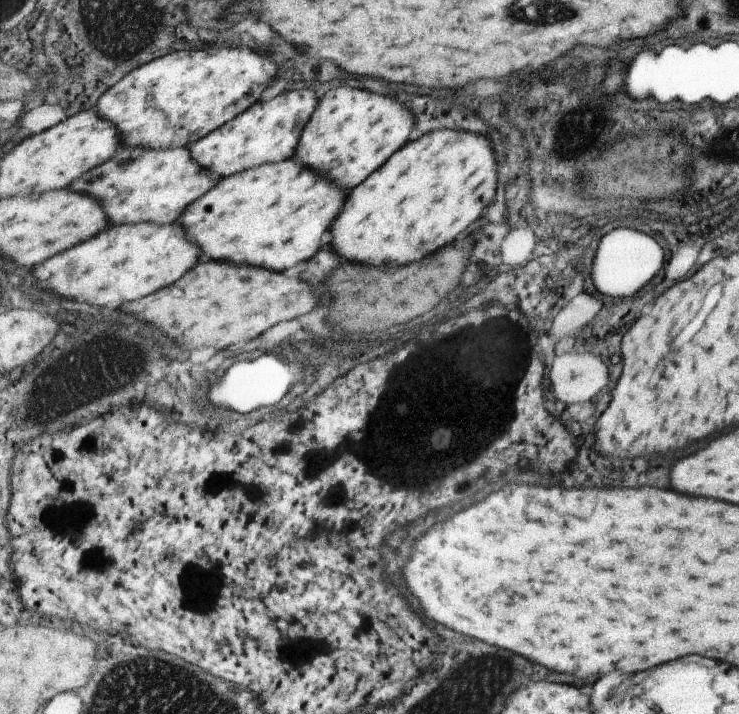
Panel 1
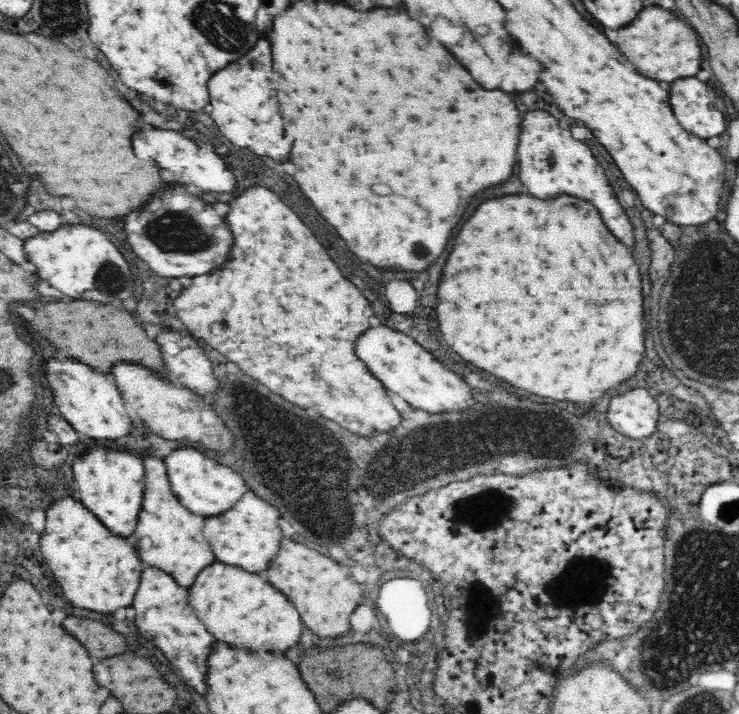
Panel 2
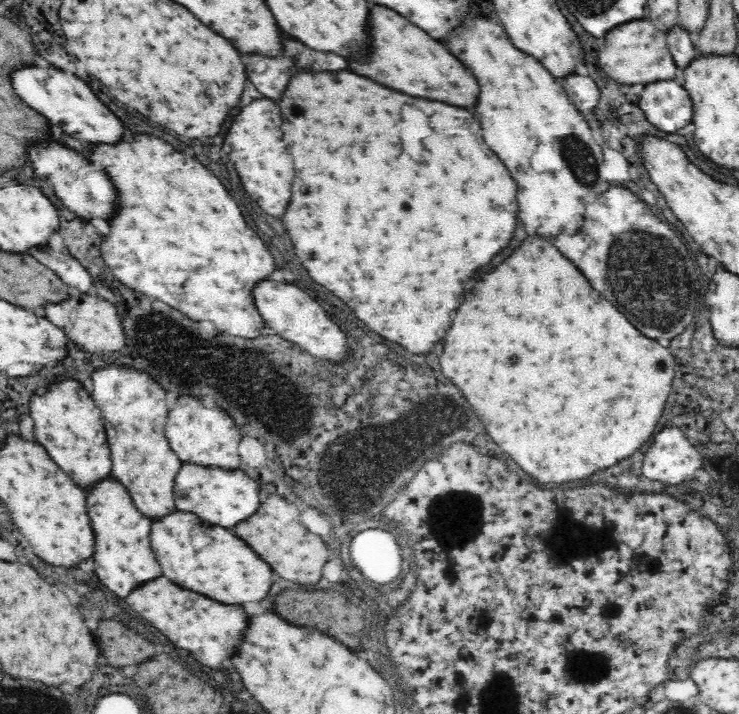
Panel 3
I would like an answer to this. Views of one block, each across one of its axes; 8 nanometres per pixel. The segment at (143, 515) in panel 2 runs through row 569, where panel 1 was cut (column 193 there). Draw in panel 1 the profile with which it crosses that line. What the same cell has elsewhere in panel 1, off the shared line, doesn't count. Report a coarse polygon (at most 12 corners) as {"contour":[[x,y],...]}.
{"contour":[[189,147],[121,148],[71,184],[109,224],[171,224],[221,174]]}

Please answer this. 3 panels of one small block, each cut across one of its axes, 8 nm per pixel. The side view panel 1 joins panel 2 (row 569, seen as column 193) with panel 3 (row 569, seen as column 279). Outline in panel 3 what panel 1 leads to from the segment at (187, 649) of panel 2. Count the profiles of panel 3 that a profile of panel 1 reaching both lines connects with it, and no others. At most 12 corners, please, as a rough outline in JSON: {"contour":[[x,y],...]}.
{"contour":[[120,482],[88,490],[94,566],[125,599],[162,576],[152,522]]}

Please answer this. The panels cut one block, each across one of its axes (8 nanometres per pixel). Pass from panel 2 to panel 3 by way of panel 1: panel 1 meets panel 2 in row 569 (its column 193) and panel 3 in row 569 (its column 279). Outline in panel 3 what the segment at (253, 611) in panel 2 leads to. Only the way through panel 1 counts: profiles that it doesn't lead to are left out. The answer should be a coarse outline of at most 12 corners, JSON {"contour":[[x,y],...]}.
{"contour":[[184,511],[154,522],[168,580],[222,604],[266,598],[272,568]]}

